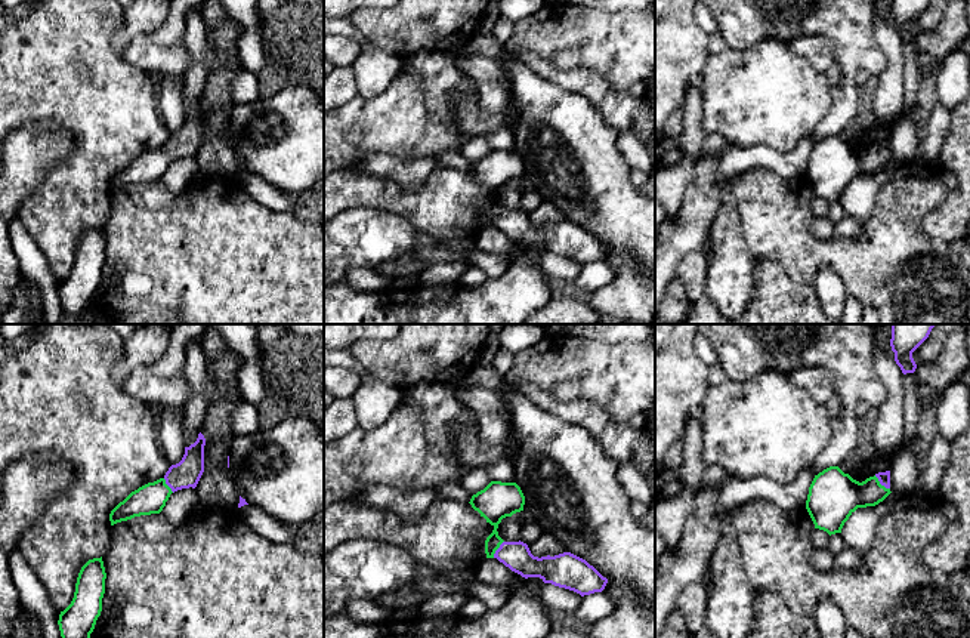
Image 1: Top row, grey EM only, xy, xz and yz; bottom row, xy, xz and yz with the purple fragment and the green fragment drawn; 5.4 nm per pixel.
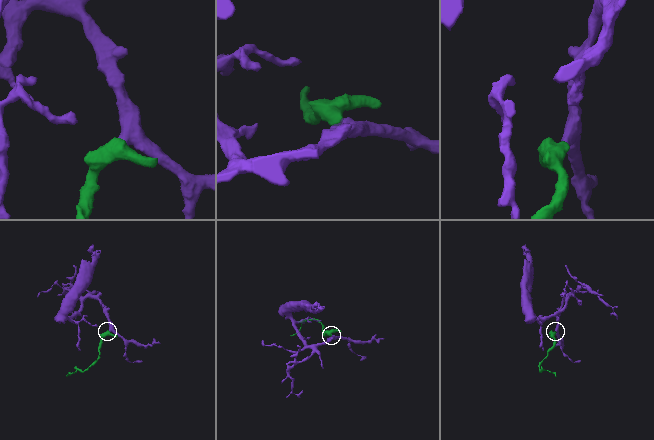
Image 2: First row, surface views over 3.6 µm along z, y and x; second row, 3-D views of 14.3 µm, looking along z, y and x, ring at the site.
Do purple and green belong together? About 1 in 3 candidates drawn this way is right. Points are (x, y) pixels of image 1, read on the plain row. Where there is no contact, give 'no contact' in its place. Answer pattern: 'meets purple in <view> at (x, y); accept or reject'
meets purple in yz at (882, 153); accept

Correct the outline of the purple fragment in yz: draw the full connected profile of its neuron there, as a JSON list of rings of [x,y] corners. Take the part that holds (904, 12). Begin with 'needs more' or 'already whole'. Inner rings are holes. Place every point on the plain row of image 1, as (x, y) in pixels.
already whole | [[[892,0],[890,15],[902,41],[914,41],[917,33],[912,21],[929,6],[930,0]]]

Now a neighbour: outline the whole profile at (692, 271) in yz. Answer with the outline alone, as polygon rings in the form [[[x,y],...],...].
[[[702,252],[683,258],[677,277],[683,281],[688,295],[686,317],[682,324],[729,324],[705,292],[708,259]]]

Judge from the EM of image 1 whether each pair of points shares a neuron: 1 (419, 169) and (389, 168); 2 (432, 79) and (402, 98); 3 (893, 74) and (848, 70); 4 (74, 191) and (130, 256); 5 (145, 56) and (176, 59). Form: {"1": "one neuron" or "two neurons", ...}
{"1": "one neuron", "2": "two neurons", "3": "two neurons", "4": "two neurons", "5": "one neuron"}

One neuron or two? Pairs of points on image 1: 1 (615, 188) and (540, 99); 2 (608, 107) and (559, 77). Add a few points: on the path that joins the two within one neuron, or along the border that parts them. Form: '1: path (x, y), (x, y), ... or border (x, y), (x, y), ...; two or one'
1: path (593, 166), (555, 122); one
2: path (596, 95), (581, 80), (571, 80); one

